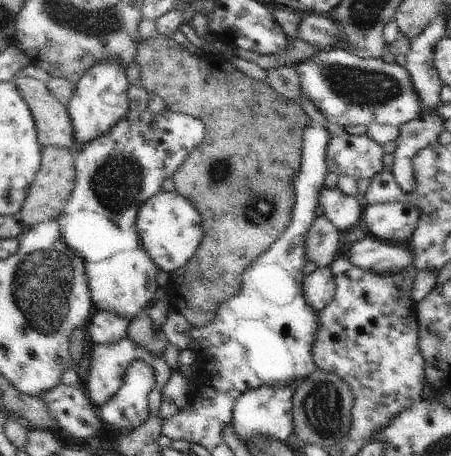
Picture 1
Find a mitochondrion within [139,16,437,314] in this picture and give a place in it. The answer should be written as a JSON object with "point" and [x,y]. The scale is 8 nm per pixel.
{"point":[363,87]}

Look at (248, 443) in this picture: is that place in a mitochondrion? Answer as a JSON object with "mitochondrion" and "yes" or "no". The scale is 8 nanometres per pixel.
{"mitochondrion":"no"}

